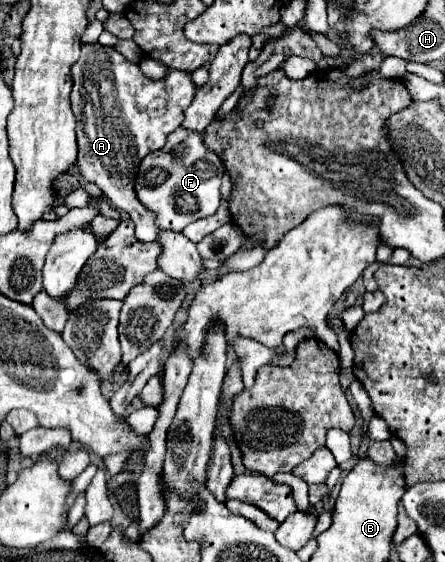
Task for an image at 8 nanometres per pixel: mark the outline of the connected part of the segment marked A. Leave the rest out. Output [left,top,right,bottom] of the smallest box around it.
[71,42,197,242]

